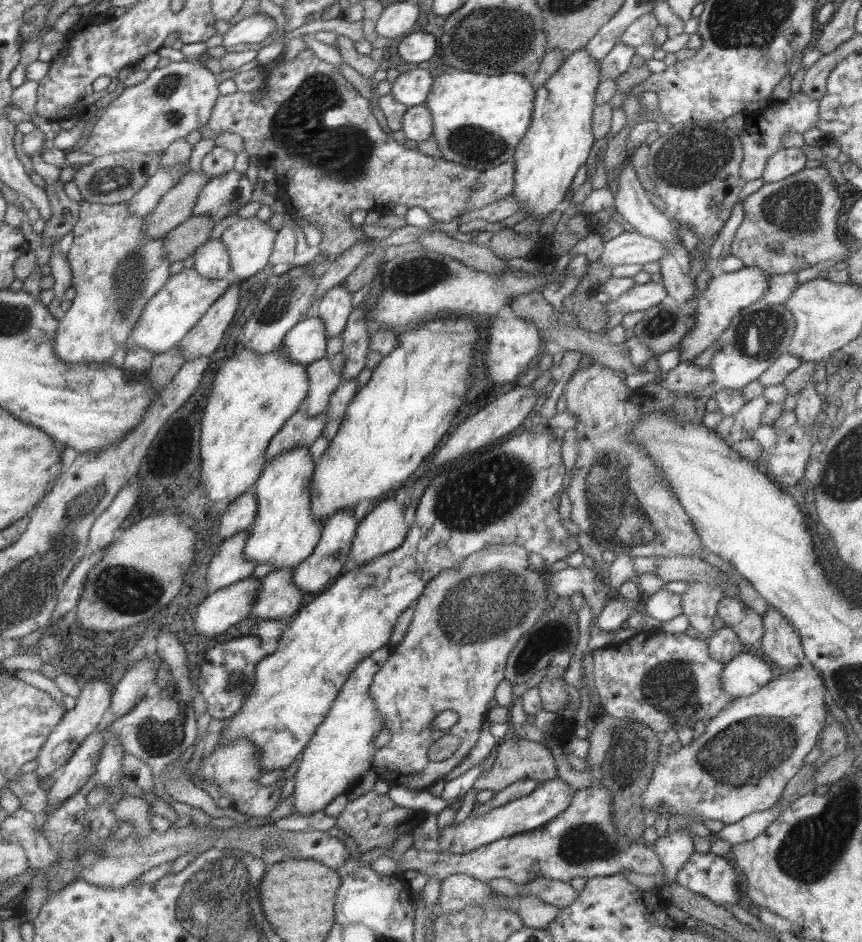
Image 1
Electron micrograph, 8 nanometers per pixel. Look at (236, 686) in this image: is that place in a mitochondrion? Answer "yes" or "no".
yes

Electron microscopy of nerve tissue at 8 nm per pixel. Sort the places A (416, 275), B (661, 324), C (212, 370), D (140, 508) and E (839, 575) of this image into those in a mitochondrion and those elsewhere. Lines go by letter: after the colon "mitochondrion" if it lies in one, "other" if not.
A: mitochondrion
B: mitochondrion
C: other
D: other
E: other

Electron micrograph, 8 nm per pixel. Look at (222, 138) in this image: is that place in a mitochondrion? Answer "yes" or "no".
no

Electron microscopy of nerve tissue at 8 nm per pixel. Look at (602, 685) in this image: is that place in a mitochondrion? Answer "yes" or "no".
no

